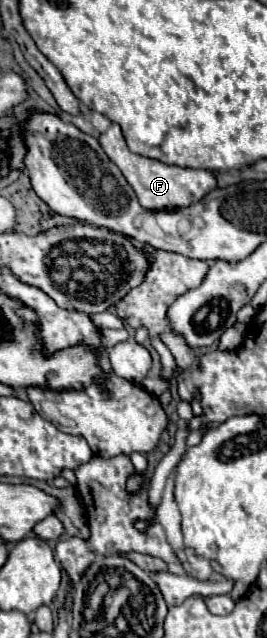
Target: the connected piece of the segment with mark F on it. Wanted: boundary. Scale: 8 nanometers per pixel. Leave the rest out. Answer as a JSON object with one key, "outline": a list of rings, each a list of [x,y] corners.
{"outline":[[[112,124],[100,138],[100,144],[108,158],[120,168],[128,184],[134,188],[140,204],[148,210],[174,210],[174,208],[184,208],[190,204],[200,202],[210,190],[218,186],[216,176],[210,170],[194,170],[194,168],[180,168],[180,166],[168,166],[160,160],[152,160],[140,154],[130,152],[122,130],[118,124]]]}

